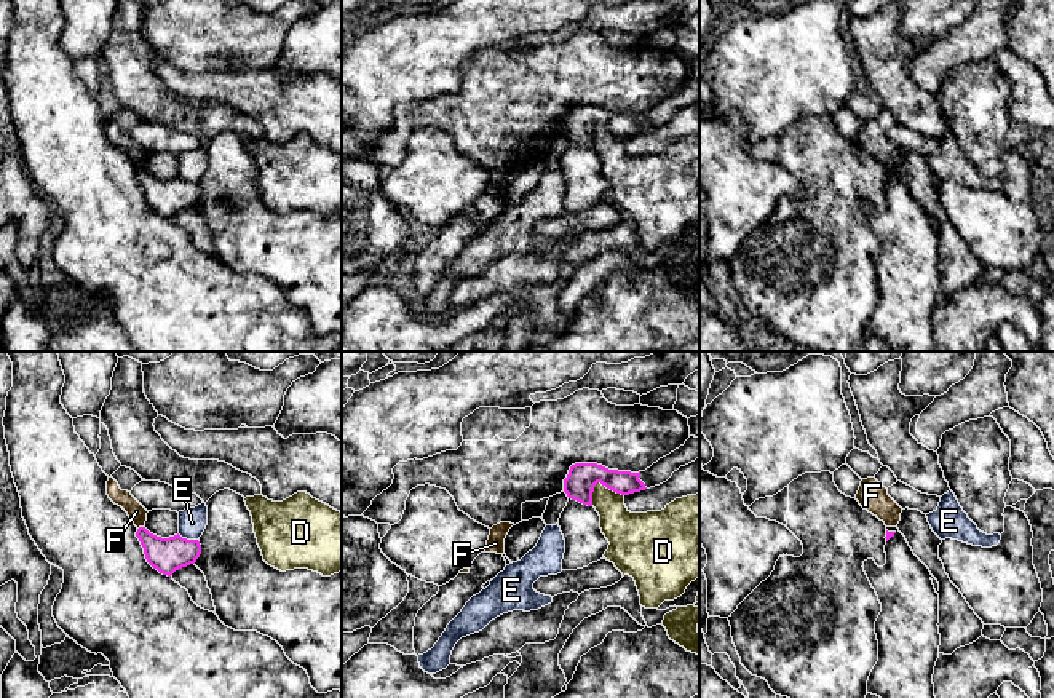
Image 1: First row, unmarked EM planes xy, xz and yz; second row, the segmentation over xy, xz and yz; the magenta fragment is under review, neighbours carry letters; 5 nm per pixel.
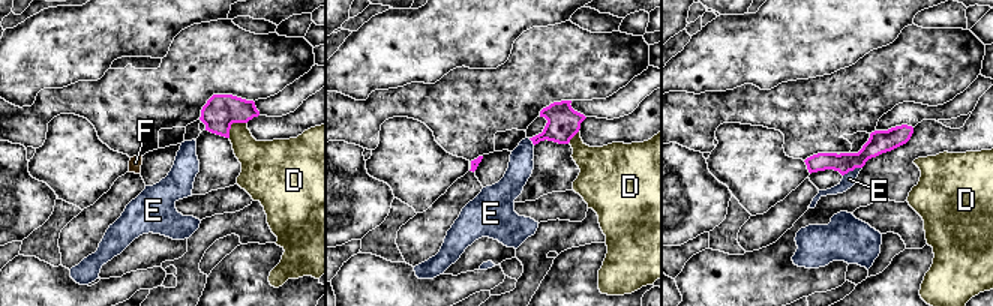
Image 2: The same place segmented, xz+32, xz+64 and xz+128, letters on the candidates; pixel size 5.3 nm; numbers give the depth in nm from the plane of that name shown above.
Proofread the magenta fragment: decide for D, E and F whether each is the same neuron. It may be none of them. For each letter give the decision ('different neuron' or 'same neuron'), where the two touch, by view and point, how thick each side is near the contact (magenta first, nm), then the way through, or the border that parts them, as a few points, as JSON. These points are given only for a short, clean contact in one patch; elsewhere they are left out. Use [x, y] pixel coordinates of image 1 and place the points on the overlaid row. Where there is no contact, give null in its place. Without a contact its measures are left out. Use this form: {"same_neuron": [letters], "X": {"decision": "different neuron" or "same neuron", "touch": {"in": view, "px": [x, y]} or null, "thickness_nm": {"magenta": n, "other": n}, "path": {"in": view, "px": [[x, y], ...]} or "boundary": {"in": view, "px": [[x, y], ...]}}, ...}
{"same_neuron": [], "D": {"decision": "different neuron", "touch": {"in": "xz", "px": [599, 481]}, "thickness_nm": {"magenta": 150, "other": 180}}, "E": {"decision": "different neuron", "touch": {"in": "xy", "px": [186, 539]}, "thickness_nm": {"magenta": 180, "other": 140}, "boundary": {"in": "xy", "px": [[178, 534], [197, 540]]}}, "F": {"decision": "different neuron", "touch": {"in": "xy", "px": [139, 527]}, "thickness_nm": {"magenta": 180, "other": 90}, "boundary": {"in": "xy", "px": [[142, 526], [138, 529]]}}}

